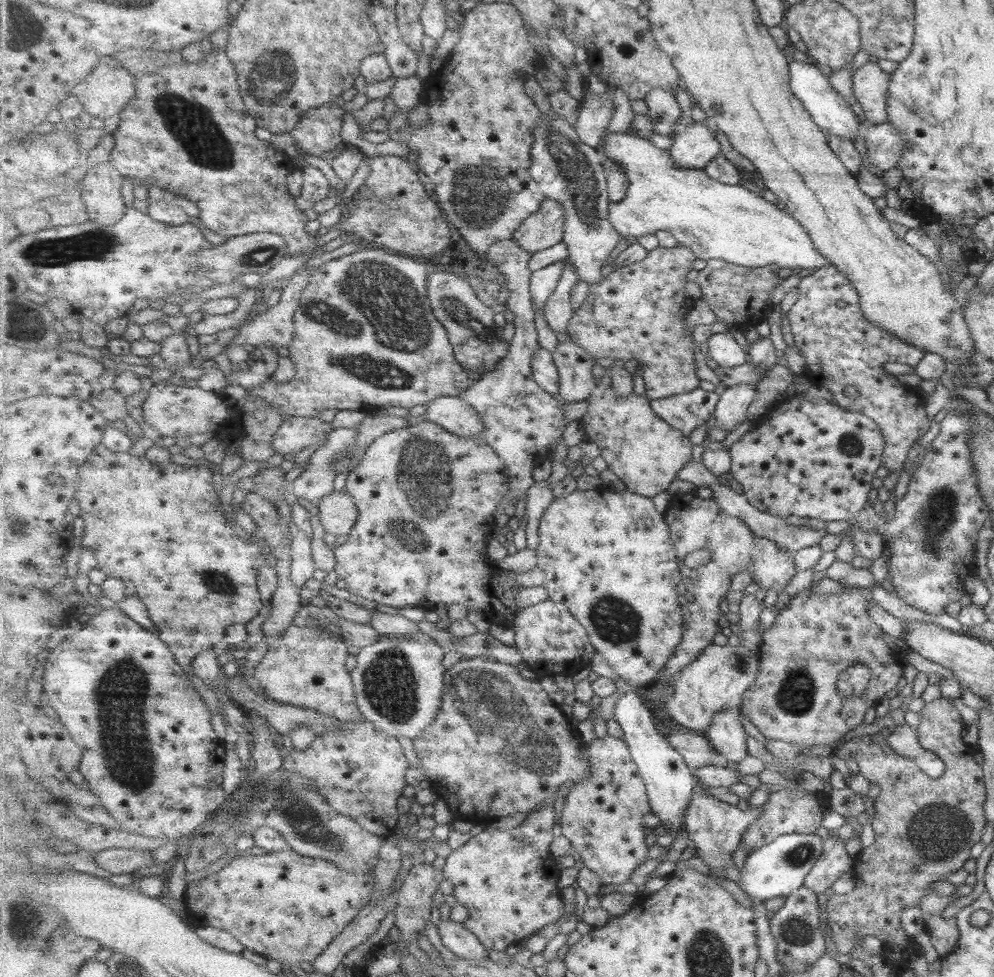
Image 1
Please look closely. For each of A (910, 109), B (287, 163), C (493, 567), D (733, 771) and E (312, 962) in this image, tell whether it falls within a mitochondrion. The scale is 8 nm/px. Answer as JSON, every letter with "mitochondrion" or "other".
{"A":"mitochondrion","B":"other","C":"other","D":"other","E":"other"}

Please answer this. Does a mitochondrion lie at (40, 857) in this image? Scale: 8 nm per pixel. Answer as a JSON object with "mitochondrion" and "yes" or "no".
{"mitochondrion":"no"}

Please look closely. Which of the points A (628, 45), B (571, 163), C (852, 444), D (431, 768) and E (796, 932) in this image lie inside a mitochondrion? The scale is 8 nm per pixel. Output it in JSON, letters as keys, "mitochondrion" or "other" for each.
{"A":"mitochondrion","B":"mitochondrion","C":"mitochondrion","D":"other","E":"mitochondrion"}

